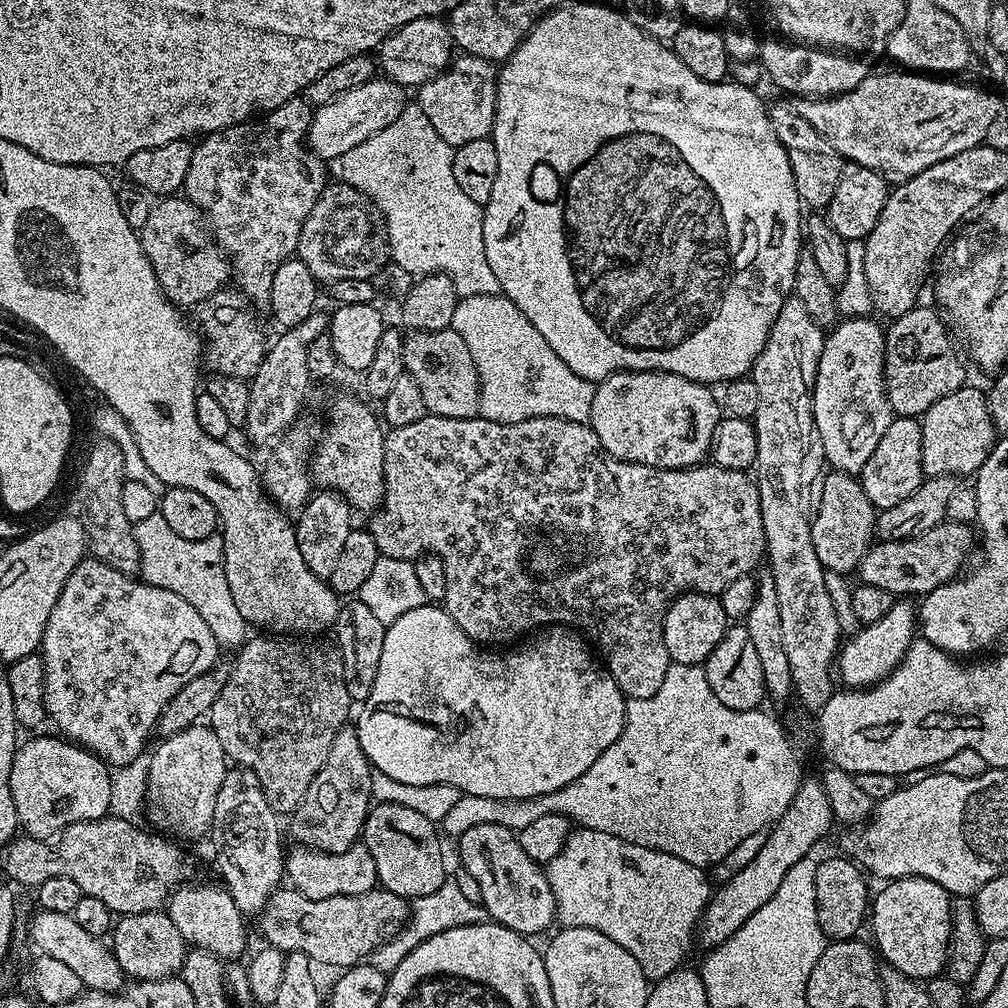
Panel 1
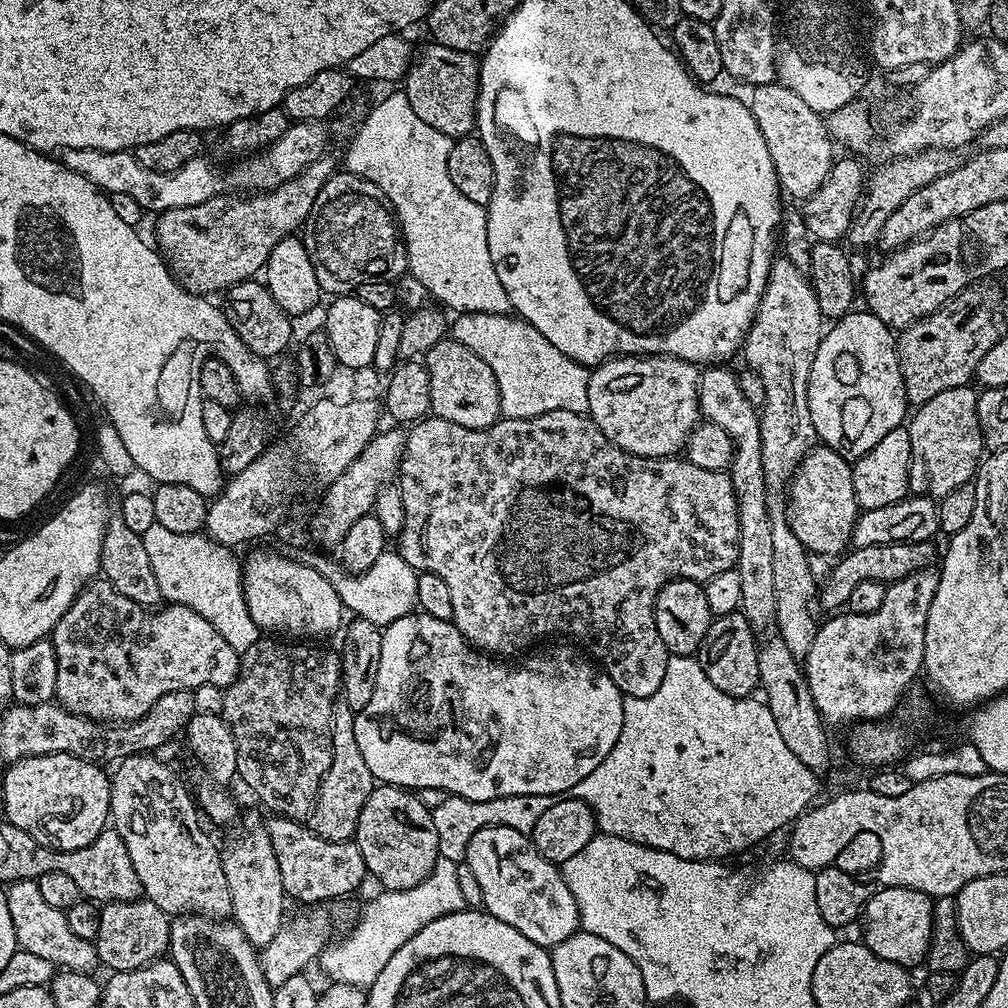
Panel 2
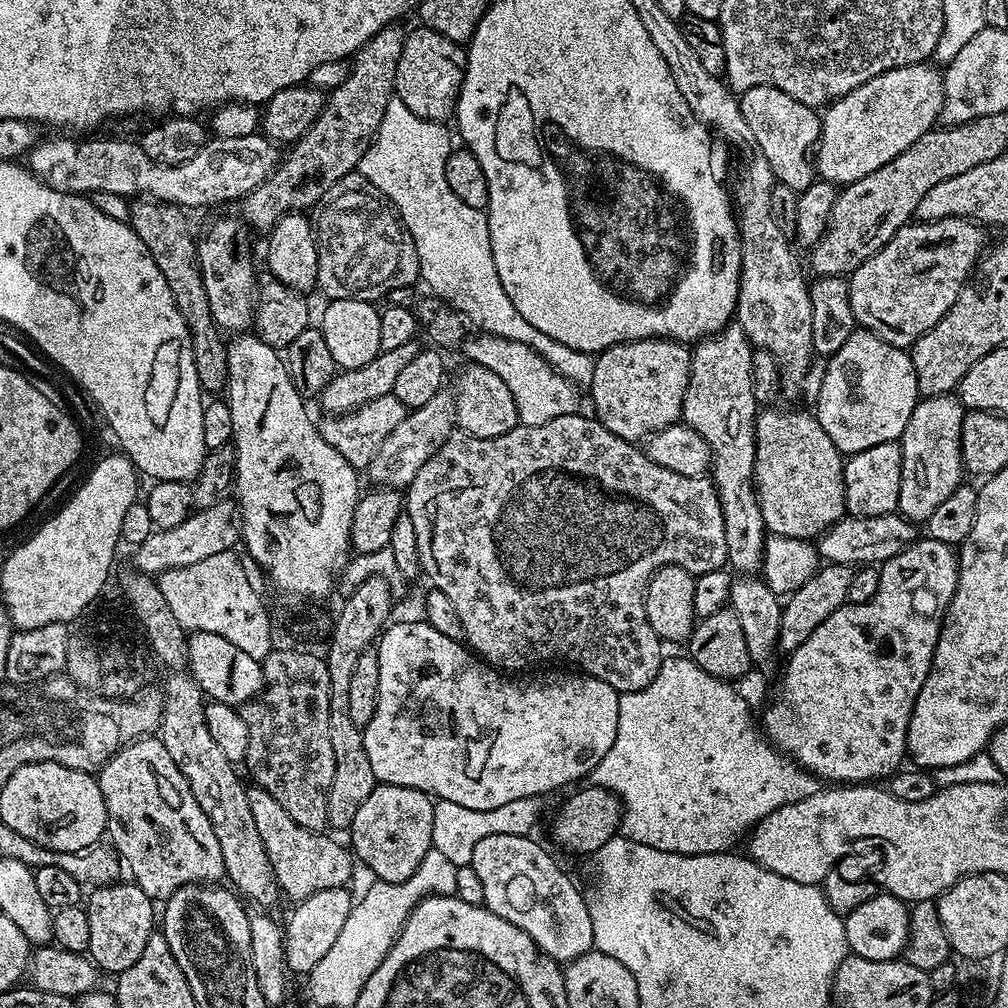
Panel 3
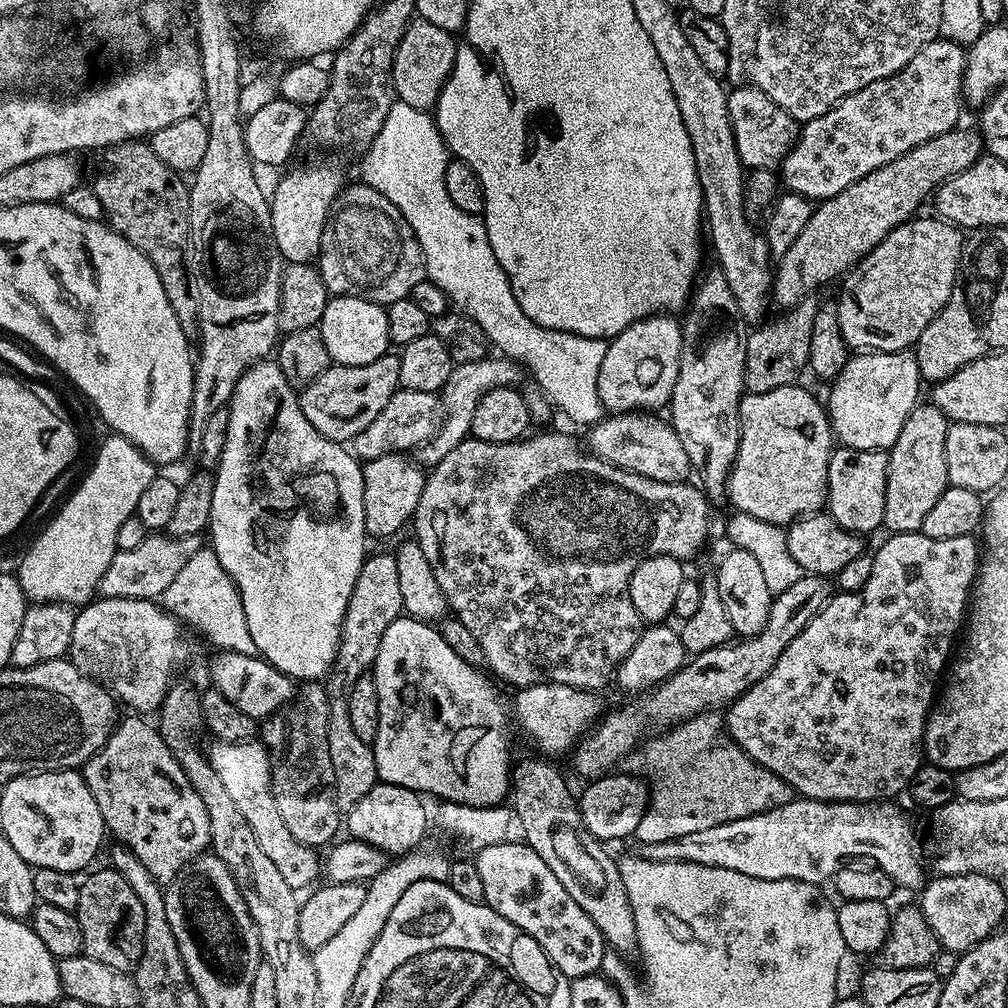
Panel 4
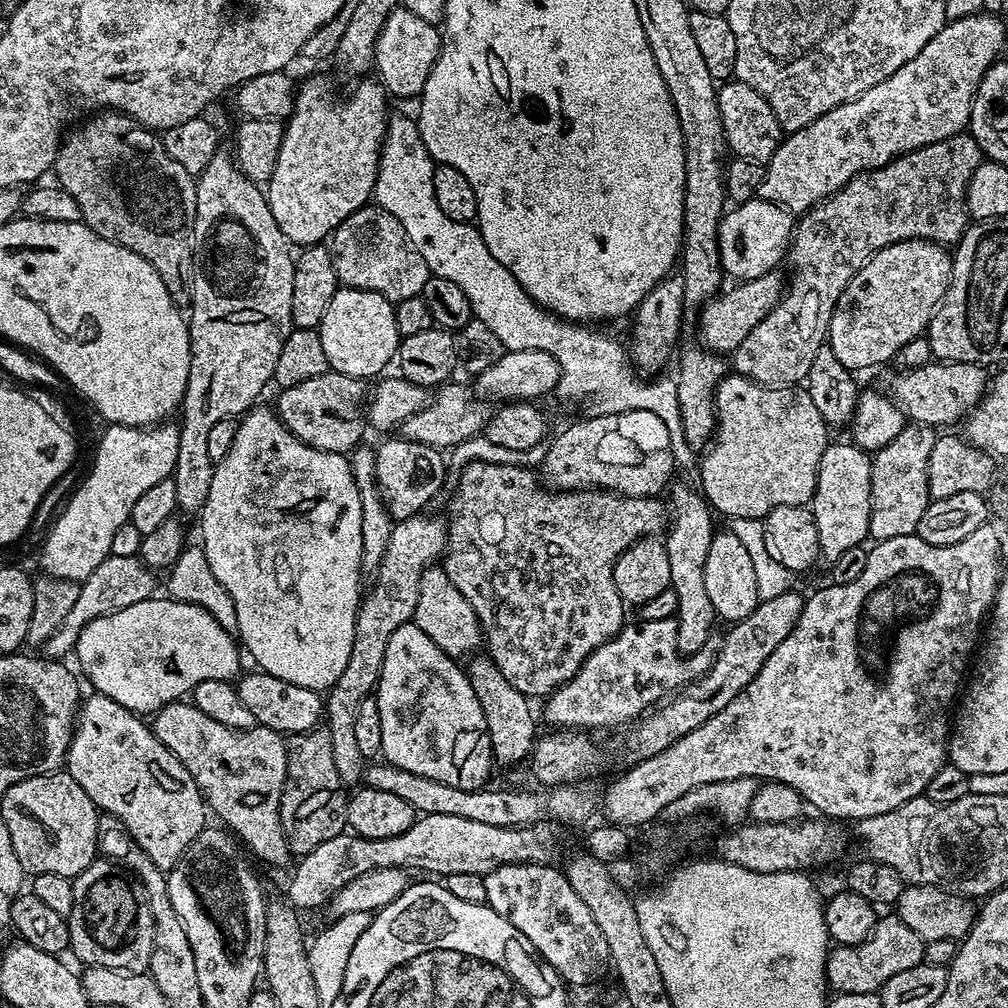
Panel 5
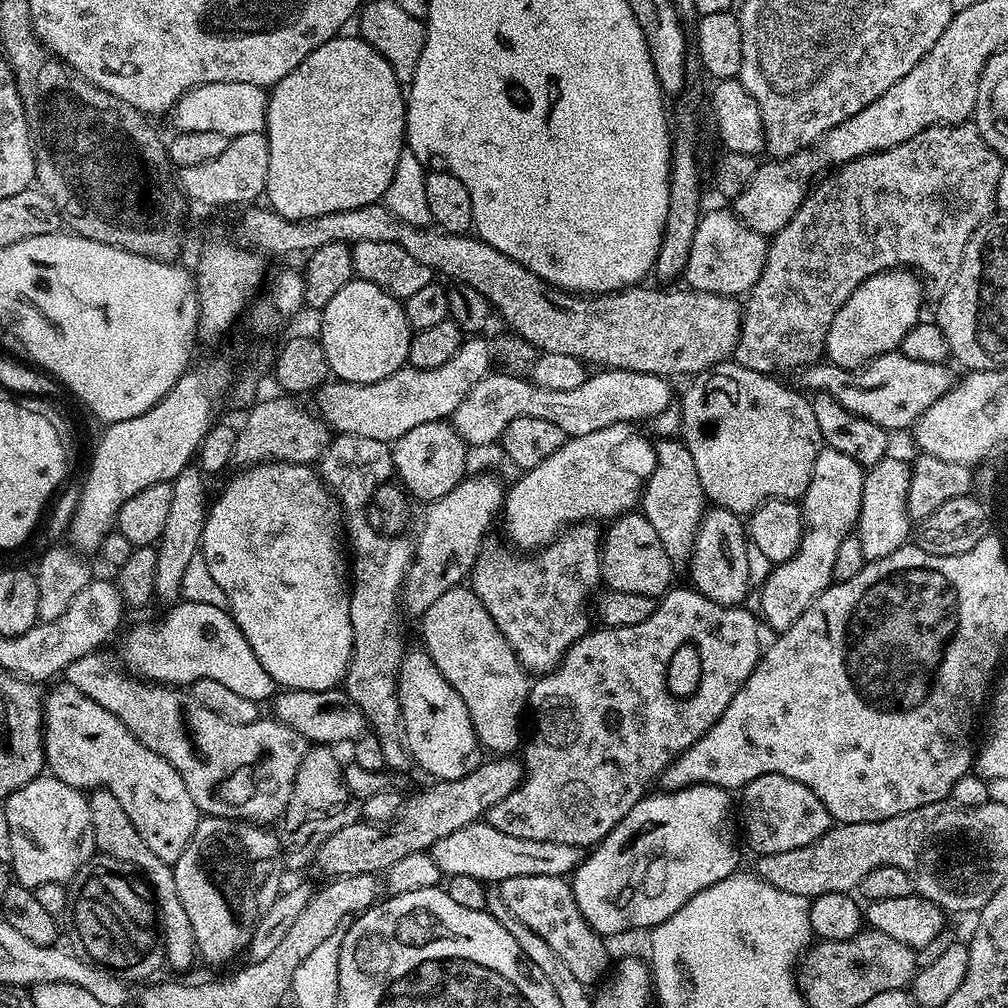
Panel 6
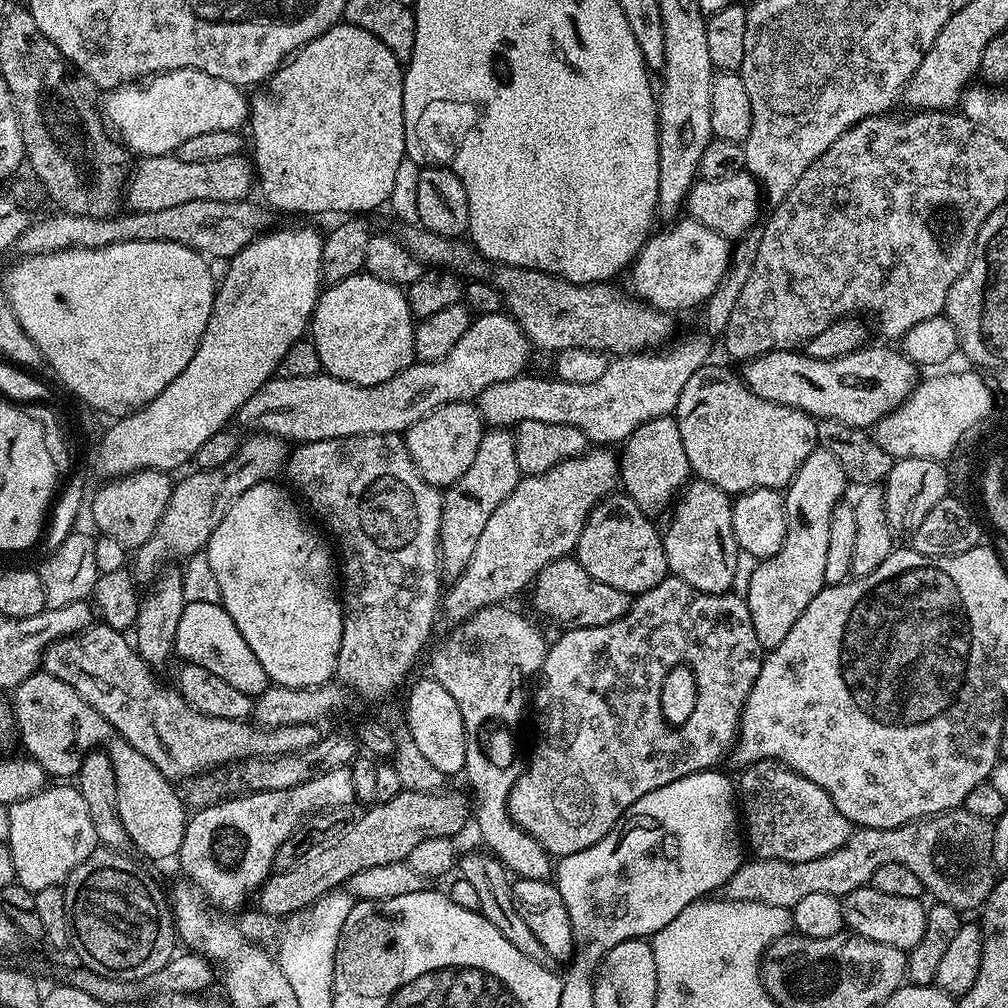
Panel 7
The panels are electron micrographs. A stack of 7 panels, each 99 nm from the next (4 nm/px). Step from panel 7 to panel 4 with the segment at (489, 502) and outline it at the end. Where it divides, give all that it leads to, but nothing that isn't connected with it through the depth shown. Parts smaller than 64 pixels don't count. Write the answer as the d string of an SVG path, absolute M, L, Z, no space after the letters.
M369 555L359 571L358 580L354 584L354 591L347 603L346 616L343 619L342 634L339 640L338 654L331 672L326 677L328 690L328 705L330 718L328 719L328 741L330 742L330 763L334 765L336 779L337 809L352 808L378 782L376 763L372 753L372 745L362 742L358 734L350 727L348 713L348 695L354 690L354 682L360 676L367 675L372 664L376 661L379 643L390 622L394 622L404 612L402 590L398 587L398 566L395 555Z

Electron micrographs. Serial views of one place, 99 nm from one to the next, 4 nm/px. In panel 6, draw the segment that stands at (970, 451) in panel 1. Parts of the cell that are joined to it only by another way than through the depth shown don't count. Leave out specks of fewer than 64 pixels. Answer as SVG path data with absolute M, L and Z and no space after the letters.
M889 454L870 469L867 469L862 486L862 506L856 520L854 535L862 542L862 554L865 561L871 562L894 554L894 550L909 543L914 521L908 514L906 494L910 490L912 465L906 459L899 460L895 454Z

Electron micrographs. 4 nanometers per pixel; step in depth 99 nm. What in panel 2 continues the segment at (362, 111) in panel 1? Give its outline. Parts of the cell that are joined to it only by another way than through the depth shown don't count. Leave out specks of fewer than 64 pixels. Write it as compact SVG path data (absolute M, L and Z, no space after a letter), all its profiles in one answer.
M301 120L289 123L286 131L277 140L273 140L272 143L261 148L258 152L237 159L240 161L229 166L227 176L222 169L215 168L210 161L204 160L205 158L197 158L186 162L186 166L182 166L173 172L146 170L146 166L142 166L142 162L138 162L138 158L131 151L99 152L89 148L69 148L63 153L62 163L70 170L90 178L90 182L94 182L94 186L98 186L101 192L105 194L130 194L130 198L134 198L134 202L138 202L138 206L142 206L145 213L159 214L166 210L178 210L182 206L198 206L198 202L206 202L210 198L221 195L225 189L240 190L236 188L248 188L244 190L249 190L255 194L267 192L269 188L277 188L282 182L294 178L310 162L314 162L319 156L325 155L327 148L324 147L328 144L328 126L327 123L318 120Z

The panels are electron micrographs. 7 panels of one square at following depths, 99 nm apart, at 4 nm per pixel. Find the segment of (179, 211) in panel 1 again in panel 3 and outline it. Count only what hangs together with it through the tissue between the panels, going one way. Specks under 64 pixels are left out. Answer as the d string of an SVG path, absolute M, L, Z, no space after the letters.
M399 23L387 24L356 51L346 82L327 93L322 114L318 114L310 130L287 149L275 172L239 201L238 208L244 211L243 223L249 229L257 228L261 234L267 234L280 217L289 212L315 209L322 194L326 194L338 178L346 178L346 174L359 169L360 159L376 137L382 114L386 114L386 102L394 99L396 63L402 54L406 35L405 29L400 27Z

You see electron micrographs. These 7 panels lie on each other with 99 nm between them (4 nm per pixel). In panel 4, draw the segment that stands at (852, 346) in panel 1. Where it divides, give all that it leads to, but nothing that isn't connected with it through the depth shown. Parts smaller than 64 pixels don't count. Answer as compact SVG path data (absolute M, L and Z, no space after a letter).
M860 350L849 355L846 366L831 381L826 399L828 421L832 423L832 435L843 447L858 450L888 450L894 442L898 442L898 434L902 434L902 426L906 426L906 418L914 409L920 396L922 377L918 370L915 351L873 352Z

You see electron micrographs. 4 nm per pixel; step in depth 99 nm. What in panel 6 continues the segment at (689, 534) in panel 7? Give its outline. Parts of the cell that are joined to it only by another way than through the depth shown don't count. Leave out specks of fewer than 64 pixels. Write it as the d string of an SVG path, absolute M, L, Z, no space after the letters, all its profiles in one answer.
M709 507L702 518L692 547L691 587L719 604L743 605L744 599L748 596L748 590L750 591L750 571L747 562L749 543L741 517L725 508Z

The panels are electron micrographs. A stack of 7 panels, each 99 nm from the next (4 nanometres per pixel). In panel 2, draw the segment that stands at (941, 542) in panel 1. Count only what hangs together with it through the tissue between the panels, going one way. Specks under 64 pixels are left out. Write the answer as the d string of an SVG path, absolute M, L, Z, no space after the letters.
M923 540L917 544L883 544L882 546L864 546L862 548L852 548L845 551L831 565L831 572L827 579L823 581L822 587L818 592L818 604L825 608L825 613L832 614L837 610L843 609L848 603L850 593L854 590L854 586L858 586L864 580L873 580L874 582L882 582L883 584L893 584L895 580L901 580L906 574L914 574L918 570L929 567L937 559L938 548L936 552L935 543Z

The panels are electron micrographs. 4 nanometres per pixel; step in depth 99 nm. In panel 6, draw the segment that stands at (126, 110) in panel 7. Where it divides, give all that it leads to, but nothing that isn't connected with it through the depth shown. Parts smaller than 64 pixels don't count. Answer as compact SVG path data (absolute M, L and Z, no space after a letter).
M210 82L192 88L176 103L170 119L176 123L176 132L214 130L229 138L242 134L264 132L264 115L268 113L268 92L250 82Z

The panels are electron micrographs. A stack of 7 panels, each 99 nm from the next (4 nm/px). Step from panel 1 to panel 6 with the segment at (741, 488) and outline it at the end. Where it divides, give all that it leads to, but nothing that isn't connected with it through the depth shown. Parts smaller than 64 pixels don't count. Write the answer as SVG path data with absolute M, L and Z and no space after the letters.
M576 522L571 526L565 527L564 531L556 537L552 543L547 544L544 548L533 551L531 554L517 554L512 552L488 552L481 551L476 558L476 565L470 573L470 587L473 592L478 594L478 598L482 602L482 606L486 606L486 610L490 610L490 618L494 618L494 622L502 634L506 638L506 642L512 648L512 653L518 658L518 662L524 668L524 671L529 674L543 674L552 672L560 665L560 660L570 650L570 646L574 646L574 642L578 642L590 630L588 624L588 599L592 596L592 591L596 587L601 587L602 581L600 578L600 550L602 547L602 532L601 529L596 529L597 525L592 522Z

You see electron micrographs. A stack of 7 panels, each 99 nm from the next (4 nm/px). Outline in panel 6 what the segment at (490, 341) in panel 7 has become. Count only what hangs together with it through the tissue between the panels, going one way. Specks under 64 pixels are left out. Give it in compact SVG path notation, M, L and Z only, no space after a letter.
M484 338L465 339L454 358L450 358L450 362L442 362L442 366L434 366L434 370L405 366L390 374L390 378L382 378L373 384L323 384L314 392L315 411L319 419L337 433L378 438L378 442L383 444L402 438L402 434L406 434L406 430L414 430L414 426L435 420L447 421L454 410L462 406L462 398L466 398L466 394L470 394L470 390L474 390L474 386L478 386L493 367L494 356L489 341L480 339Z

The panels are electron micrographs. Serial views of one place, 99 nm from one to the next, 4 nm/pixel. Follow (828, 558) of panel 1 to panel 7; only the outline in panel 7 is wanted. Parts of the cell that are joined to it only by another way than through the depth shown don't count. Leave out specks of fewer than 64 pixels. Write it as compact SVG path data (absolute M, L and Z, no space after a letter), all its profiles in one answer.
M715 362L705 364L693 374L690 382L686 382L686 386L682 386L674 415L693 473L729 494L753 492L756 488L787 489L802 462L806 462L808 455L818 446L817 421L813 417L800 408L782 406L778 402L760 398L744 385L737 373L735 376L730 369Z

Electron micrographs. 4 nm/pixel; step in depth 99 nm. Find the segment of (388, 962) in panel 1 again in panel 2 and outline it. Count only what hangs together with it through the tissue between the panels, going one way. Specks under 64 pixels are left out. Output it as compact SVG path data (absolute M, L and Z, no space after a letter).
M437 856L430 874L418 882L418 886L410 886L410 890L377 891L377 896L365 906L356 920L356 925L348 932L345 940L337 944L329 943L318 957L318 965L329 977L329 981L338 984L358 986L365 990L382 974L382 966L422 930L422 926L430 926L434 918L442 918L446 914L465 911L462 890L458 890L456 877L457 861Z

